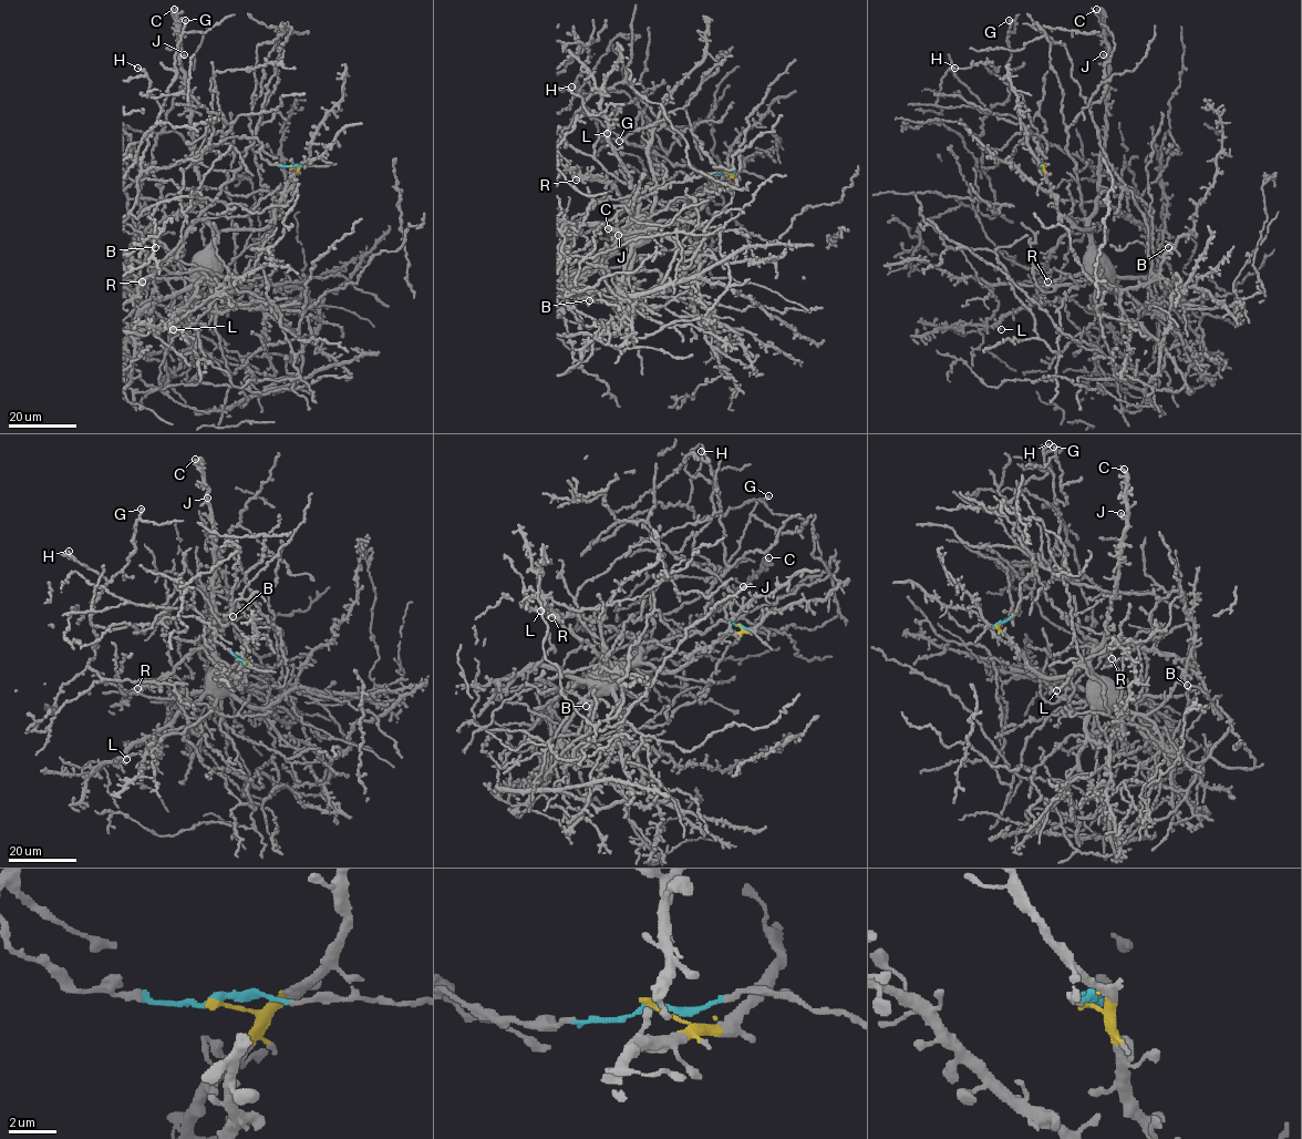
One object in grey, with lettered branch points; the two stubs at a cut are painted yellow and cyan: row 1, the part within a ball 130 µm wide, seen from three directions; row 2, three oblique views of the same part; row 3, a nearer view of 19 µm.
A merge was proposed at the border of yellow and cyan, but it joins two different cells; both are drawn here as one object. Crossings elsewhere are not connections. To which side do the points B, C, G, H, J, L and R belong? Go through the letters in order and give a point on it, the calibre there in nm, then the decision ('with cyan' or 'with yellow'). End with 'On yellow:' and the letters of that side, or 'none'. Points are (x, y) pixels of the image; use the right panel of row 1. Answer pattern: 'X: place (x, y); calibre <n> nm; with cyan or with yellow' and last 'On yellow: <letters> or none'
B: place (1168, 247); calibre 400 nm; with yellow
C: place (1096, 9); calibre 320 nm; with yellow
G: place (1009, 20); calibre 440 nm; with cyan
H: place (954, 68); calibre 200 nm; with cyan
J: place (1103, 54); calibre 400 nm; with yellow
L: place (1001, 329); calibre 280 nm; with yellow
R: place (1047, 281); calibre 320 nm; with yellow
On yellow: B, C, J, L, R

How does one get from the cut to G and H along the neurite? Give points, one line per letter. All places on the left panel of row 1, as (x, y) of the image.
G: (291, 166), (270, 165), (256, 139), (231, 136), (173, 165), (142, 168), (147, 136), (175, 75), (185, 19)
H: (291, 166), (270, 165), (256, 139), (231, 136), (143, 171), (161, 105), (137, 68)

